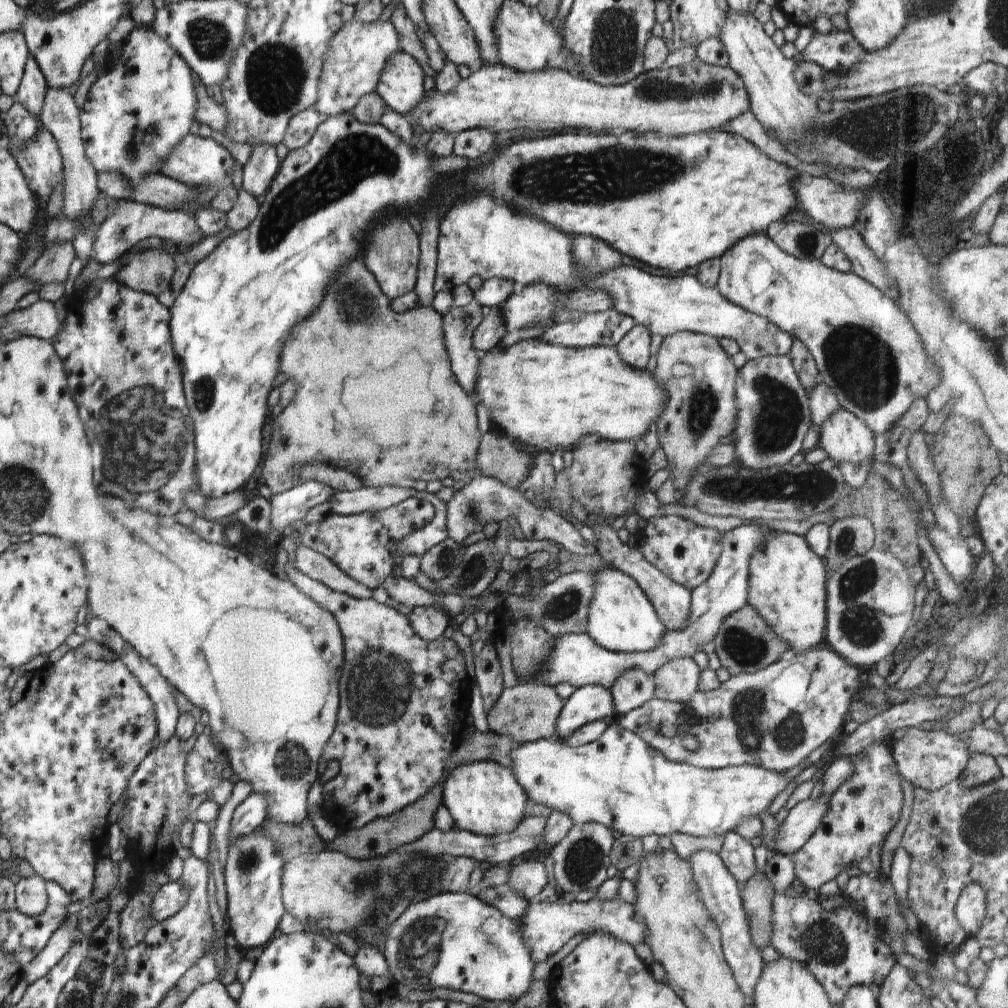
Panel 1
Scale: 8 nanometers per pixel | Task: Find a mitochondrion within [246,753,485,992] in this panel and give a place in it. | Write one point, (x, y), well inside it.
(424, 947)

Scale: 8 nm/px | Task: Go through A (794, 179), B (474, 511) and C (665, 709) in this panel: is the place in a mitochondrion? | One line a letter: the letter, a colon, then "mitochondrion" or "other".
A: other
B: mitochondrion
C: other

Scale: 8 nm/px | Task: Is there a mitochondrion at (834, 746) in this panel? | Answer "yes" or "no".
no

